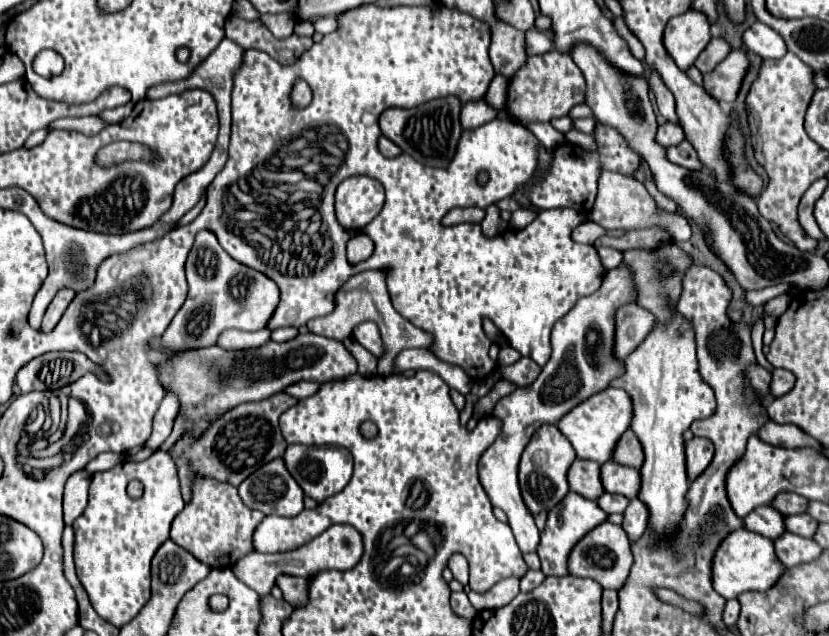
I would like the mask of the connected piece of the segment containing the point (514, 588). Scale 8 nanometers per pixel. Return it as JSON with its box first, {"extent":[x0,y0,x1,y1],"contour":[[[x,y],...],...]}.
{"extent":[468,576,521,612],"contour":[[[515,576],[505,578],[497,582],[493,588],[489,588],[485,594],[470,591],[468,598],[478,612],[505,606],[519,594],[519,580],[521,578],[515,578]]]}

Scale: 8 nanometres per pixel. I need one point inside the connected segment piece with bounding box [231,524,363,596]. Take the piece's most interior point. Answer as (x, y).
(340, 547)

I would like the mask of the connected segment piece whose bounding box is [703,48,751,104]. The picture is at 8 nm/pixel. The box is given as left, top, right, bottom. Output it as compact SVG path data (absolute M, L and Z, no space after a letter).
M733 48L729 56L717 64L717 68L703 76L705 90L717 100L717 102L735 102L741 82L749 70L749 58L745 48Z

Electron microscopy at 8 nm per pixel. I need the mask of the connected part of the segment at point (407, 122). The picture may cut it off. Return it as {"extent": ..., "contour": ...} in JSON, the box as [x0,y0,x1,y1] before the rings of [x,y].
{"extent":[379,96,463,168],"contour":[[[447,96],[409,110],[403,108],[385,110],[379,116],[379,126],[383,136],[395,142],[405,154],[413,156],[417,162],[423,162],[425,166],[433,168],[447,168],[455,156],[455,148],[463,132],[459,124],[459,112],[461,112],[461,102],[455,96]]]}

